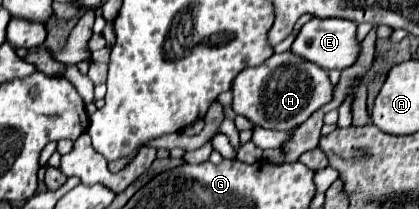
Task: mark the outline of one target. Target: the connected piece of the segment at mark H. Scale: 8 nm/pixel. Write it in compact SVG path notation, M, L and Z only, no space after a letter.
M293 52L273 54L261 66L241 70L235 76L231 90L233 112L245 116L253 126L267 130L291 130L333 98L333 84L329 82L327 72Z

